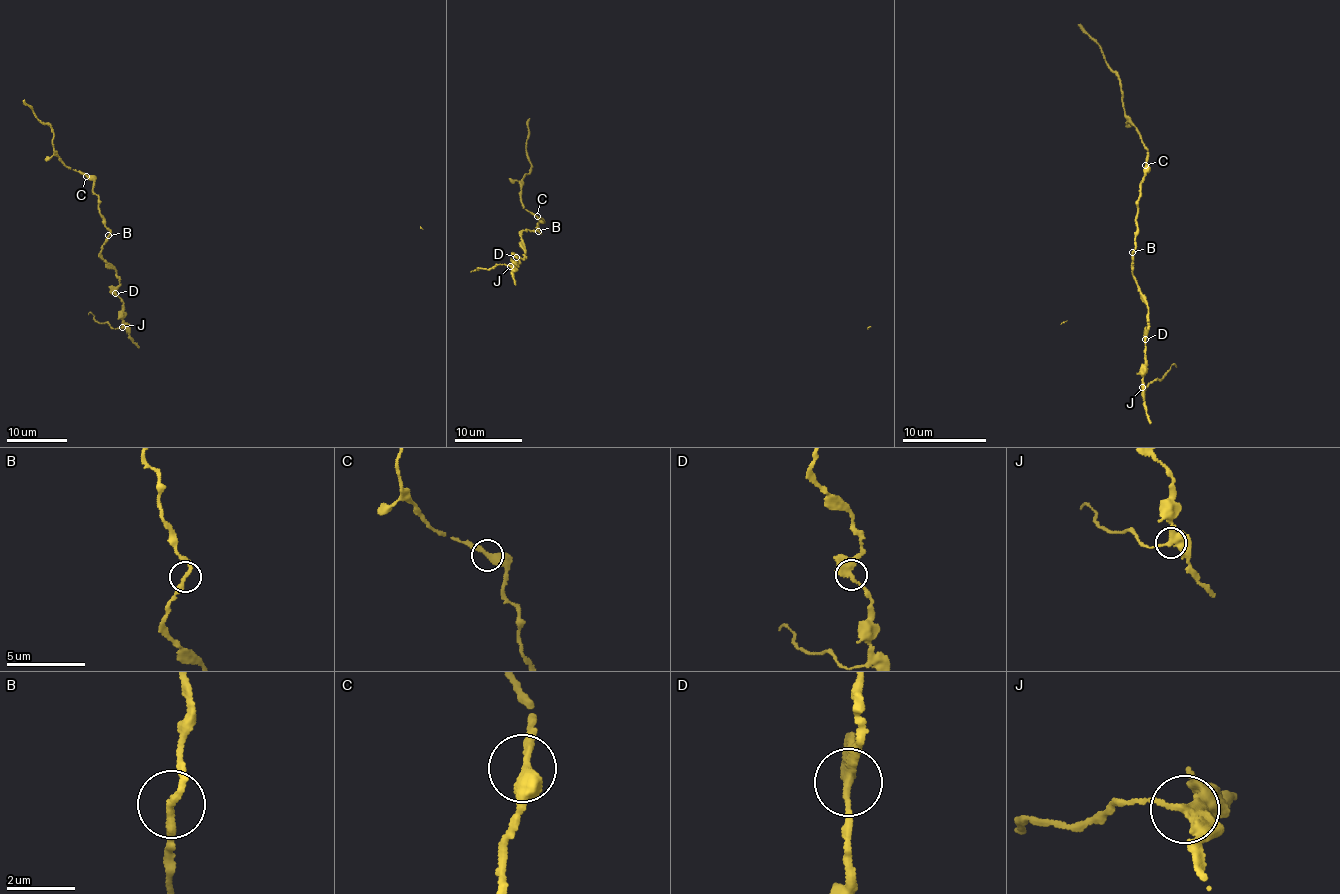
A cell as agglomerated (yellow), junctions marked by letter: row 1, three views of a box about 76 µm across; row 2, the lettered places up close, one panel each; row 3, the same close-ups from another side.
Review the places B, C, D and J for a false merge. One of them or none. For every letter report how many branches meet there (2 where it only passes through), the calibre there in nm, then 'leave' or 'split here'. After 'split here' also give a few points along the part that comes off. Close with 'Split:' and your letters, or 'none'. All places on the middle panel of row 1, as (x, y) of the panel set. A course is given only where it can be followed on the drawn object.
B: 2 | 200 nm | leave
C: 2 | 360 nm | leave
D: 3 | 320 nm | leave
J: 3 | 320 nm | split here | (510, 265), (500, 263), (471, 272)
Split: J

